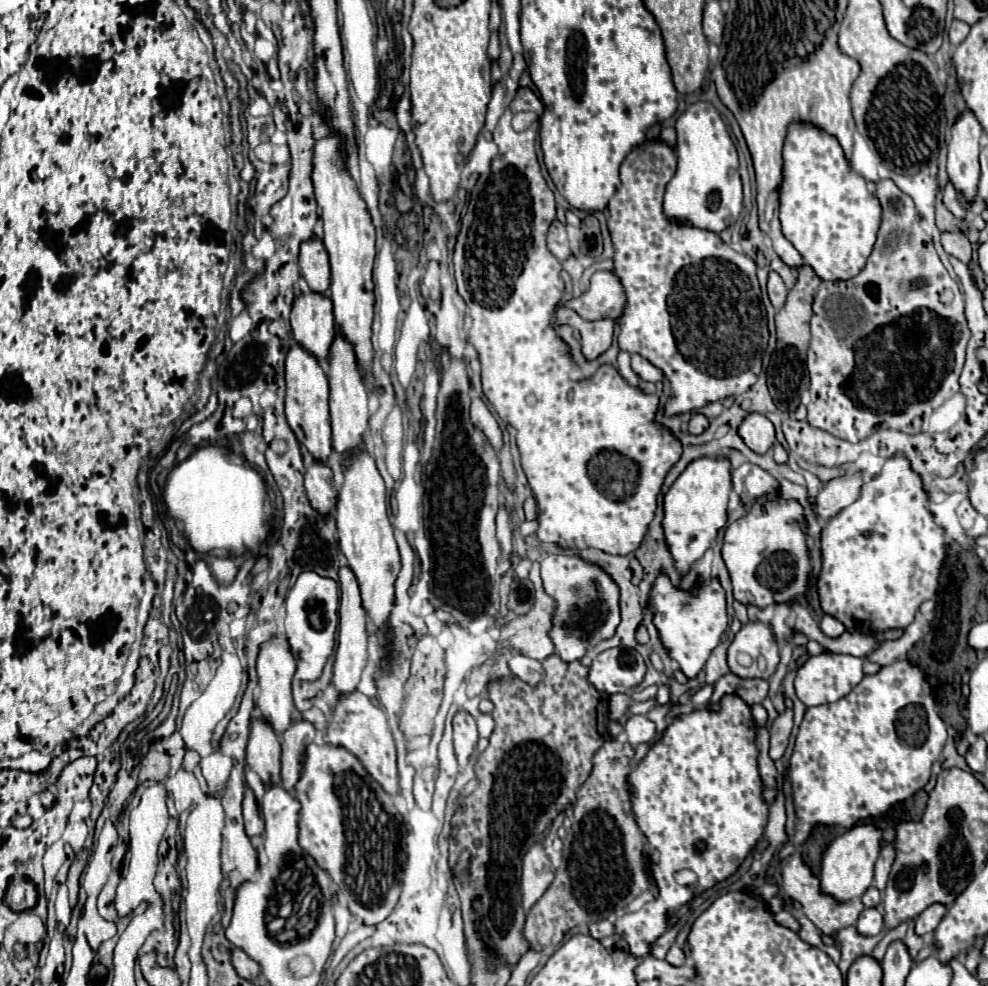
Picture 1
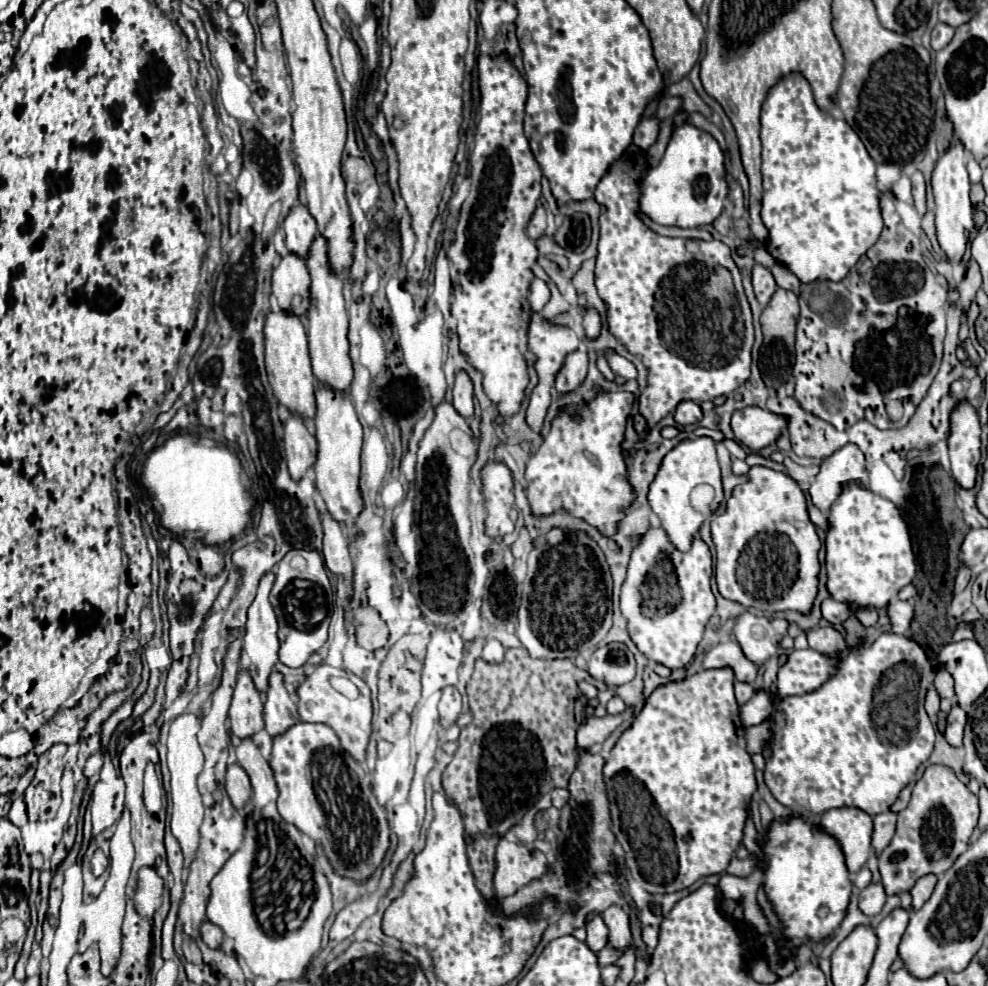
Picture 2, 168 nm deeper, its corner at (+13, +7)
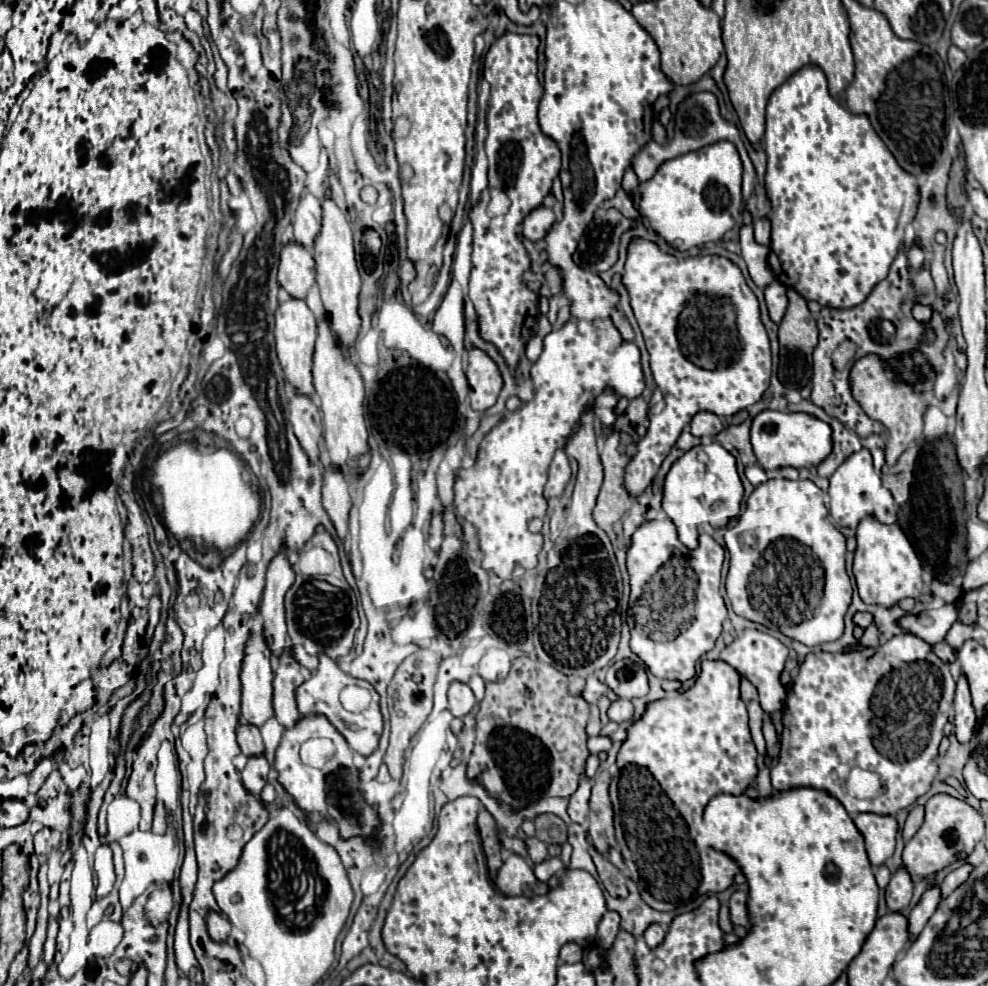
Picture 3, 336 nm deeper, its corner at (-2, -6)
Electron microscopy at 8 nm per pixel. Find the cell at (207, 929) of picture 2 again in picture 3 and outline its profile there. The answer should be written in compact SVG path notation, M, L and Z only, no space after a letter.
M209 913L207 929L209 929L209 937L217 943L227 941L231 935L231 923L225 917L221 917L219 913Z

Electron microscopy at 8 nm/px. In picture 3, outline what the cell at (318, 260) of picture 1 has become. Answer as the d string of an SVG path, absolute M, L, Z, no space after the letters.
M313 195L303 197L295 211L295 223L293 223L295 243L299 243L305 249L313 249L315 239L321 231L321 219L323 219L321 201L315 199Z

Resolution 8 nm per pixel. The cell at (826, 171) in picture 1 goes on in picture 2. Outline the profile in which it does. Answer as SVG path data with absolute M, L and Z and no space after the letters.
M800 72L784 76L768 90L760 114L760 140L764 178L760 214L764 214L762 222L768 228L766 250L800 282L840 282L856 266L860 256L876 244L882 232L876 164L870 158L864 142L860 142L858 134L844 120L836 120L832 114L816 106L812 88Z

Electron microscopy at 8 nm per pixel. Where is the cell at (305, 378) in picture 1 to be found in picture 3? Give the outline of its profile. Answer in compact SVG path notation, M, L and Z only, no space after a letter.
M289 299L279 305L275 313L275 341L277 341L277 355L285 373L287 383L297 395L307 395L313 397L313 379L311 379L311 369L313 369L313 351L315 351L315 339L317 339L317 323L305 301L301 299Z

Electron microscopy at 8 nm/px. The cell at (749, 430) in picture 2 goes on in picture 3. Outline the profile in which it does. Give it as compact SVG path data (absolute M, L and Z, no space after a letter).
M761 411L751 425L751 445L755 451L755 457L763 469L779 469L779 467L811 467L819 465L829 453L831 453L831 427L823 421L819 421L813 415L803 413L781 413L781 411Z

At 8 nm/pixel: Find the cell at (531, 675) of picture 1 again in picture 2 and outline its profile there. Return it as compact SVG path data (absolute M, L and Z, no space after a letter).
M486 640L480 658L486 662L500 662L504 658L504 652L506 652L506 648L498 640Z

